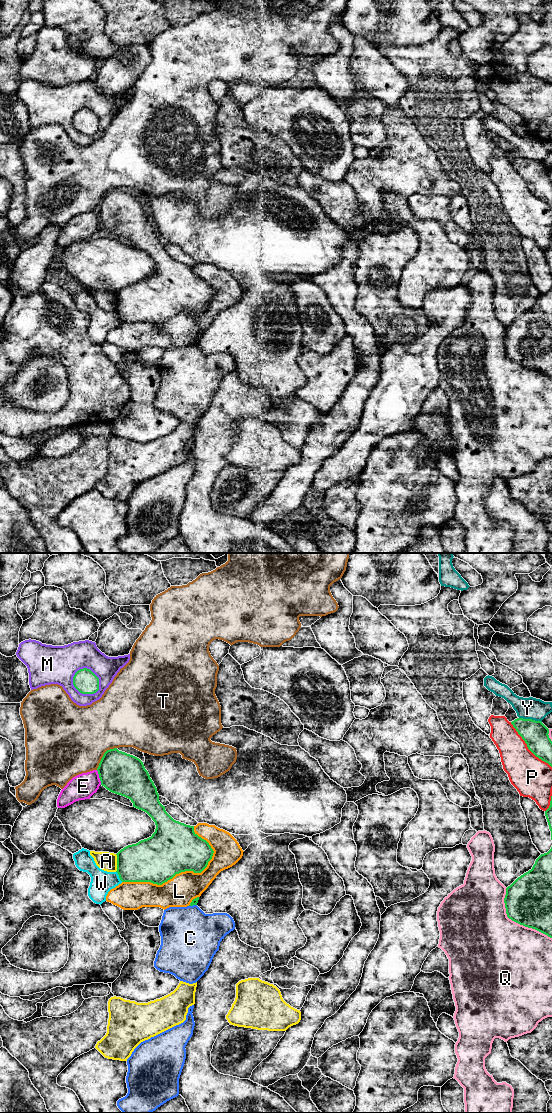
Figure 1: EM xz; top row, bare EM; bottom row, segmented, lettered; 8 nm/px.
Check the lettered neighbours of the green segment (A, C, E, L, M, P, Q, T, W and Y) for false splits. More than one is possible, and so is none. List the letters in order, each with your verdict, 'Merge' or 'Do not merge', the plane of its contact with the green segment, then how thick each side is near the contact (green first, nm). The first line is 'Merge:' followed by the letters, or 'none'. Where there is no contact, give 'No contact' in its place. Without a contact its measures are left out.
Merge: none
A: Do not merge. Touches green in xz. Thickness 340 nm (green) against 150 nm
C: Do not merge. Touches green in xz. Thickness 50 nm (green) against 440 nm
E: Do not merge. Touches green in xz. Thickness 340 nm (green) against 200 nm
L: Do not merge. Touches green in xz. Thickness 400 nm (green) against 240 nm
M: Do not merge. Touches green in xz. Thickness 190 nm (green) against 260 nm
P: Do not merge. Touches green in xz. Thickness 200 nm (green) against 320 nm
Q: Do not merge. Touches green in xz. Thickness 380 nm (green) against 480 nm
T: Do not merge. Touches green in xz. Thickness 340 nm (green) against 500 nm
W: Do not merge. Touches green in xz. Thickness 340 nm (green) against 180 nm
Y: Do not merge. Touches green in xz. Thickness 200 nm (green) against 180 nm

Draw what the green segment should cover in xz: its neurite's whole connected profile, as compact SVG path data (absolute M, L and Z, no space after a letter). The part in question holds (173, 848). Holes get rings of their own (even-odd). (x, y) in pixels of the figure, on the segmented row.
M117 748L107 750L97 768L101 785L112 793L124 796L131 800L133 807L146 812L155 822L156 829L151 837L141 840L136 844L128 845L121 849L117 855L117 873L122 882L151 882L162 885L172 879L176 874L185 871L201 873L212 859L213 849L209 843L194 832L194 826L186 825L174 820L159 801L159 794L154 782L145 769L143 762L130 754L119 751Z

